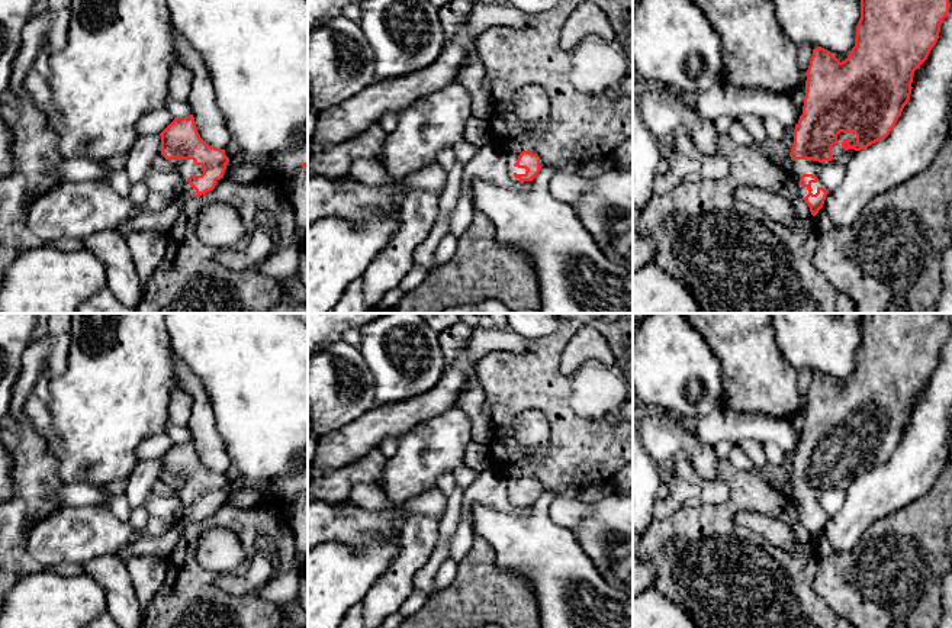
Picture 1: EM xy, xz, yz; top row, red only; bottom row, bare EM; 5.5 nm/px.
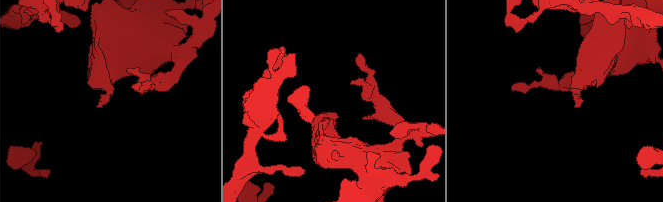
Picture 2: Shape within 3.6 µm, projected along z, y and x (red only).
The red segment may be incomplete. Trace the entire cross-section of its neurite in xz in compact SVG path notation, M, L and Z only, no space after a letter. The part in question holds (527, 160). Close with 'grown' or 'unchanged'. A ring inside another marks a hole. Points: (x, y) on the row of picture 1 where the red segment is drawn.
M530 151L508 154L506 157L506 168L512 180L533 181L543 167L540 157Z; grown

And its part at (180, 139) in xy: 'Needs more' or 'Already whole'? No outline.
Needs more

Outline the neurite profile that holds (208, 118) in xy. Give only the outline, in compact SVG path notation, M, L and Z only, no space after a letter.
M181 35L173 41L180 58L180 67L192 74L192 90L187 99L197 132L210 146L225 149L229 133L225 129L222 113L215 102L215 90L202 55Z

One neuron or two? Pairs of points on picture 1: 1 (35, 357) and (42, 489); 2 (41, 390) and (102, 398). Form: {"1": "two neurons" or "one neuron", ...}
{"1": "one neuron", "2": "two neurons"}

